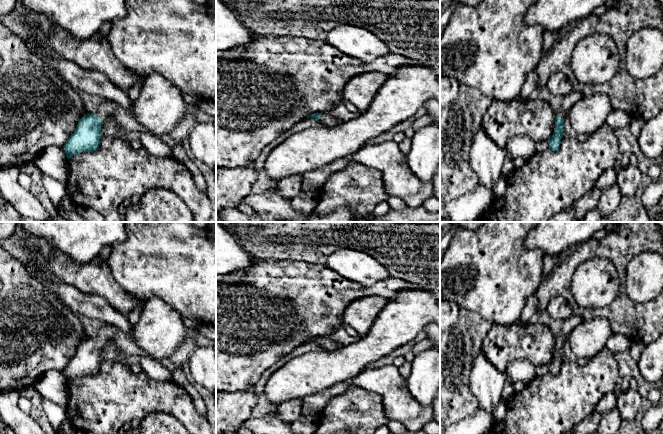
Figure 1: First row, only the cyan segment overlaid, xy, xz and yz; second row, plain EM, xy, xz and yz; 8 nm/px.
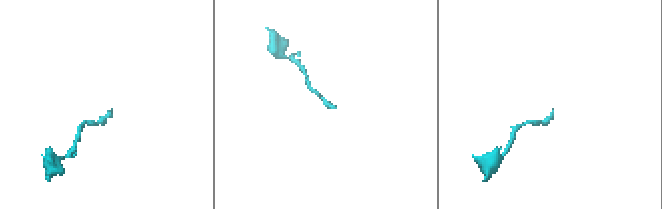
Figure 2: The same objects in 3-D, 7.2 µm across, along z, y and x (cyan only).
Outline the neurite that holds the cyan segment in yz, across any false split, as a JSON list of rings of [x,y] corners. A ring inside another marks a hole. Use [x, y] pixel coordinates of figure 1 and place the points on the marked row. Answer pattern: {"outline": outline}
{"outline": [[[572,91],[563,96],[560,110],[555,113],[555,128],[552,137],[549,141],[549,149],[558,151],[560,148],[561,139],[563,138],[563,124],[565,117],[569,114],[571,107],[583,98],[581,92]]]}

